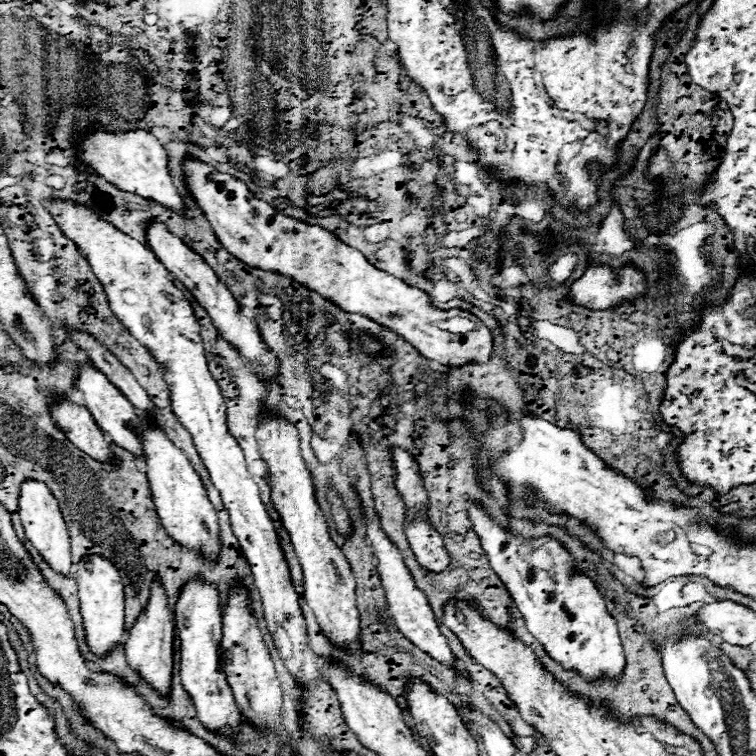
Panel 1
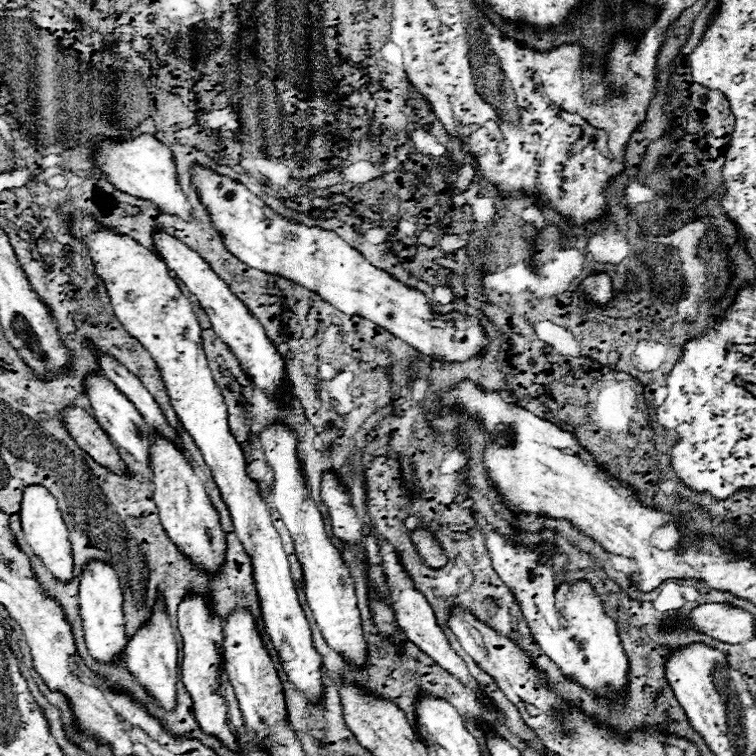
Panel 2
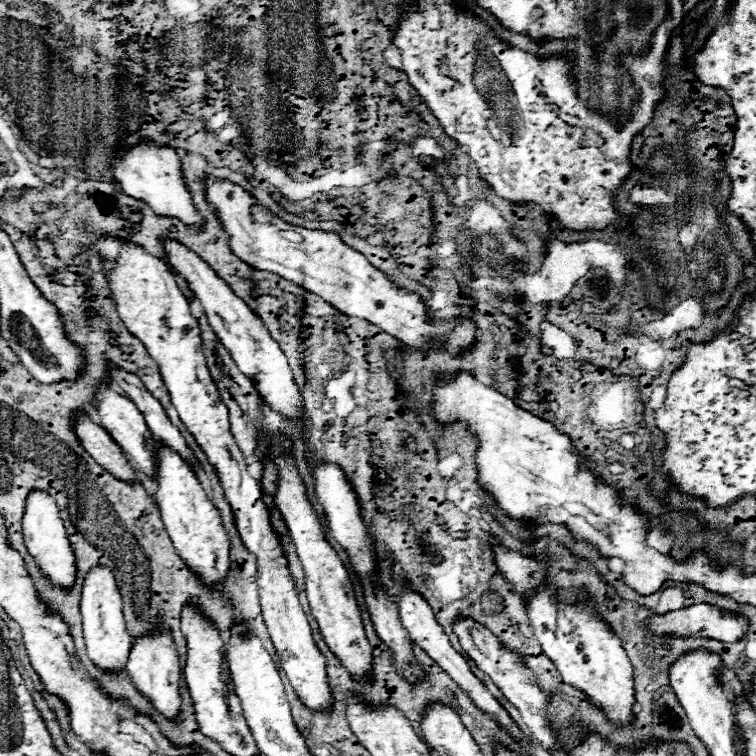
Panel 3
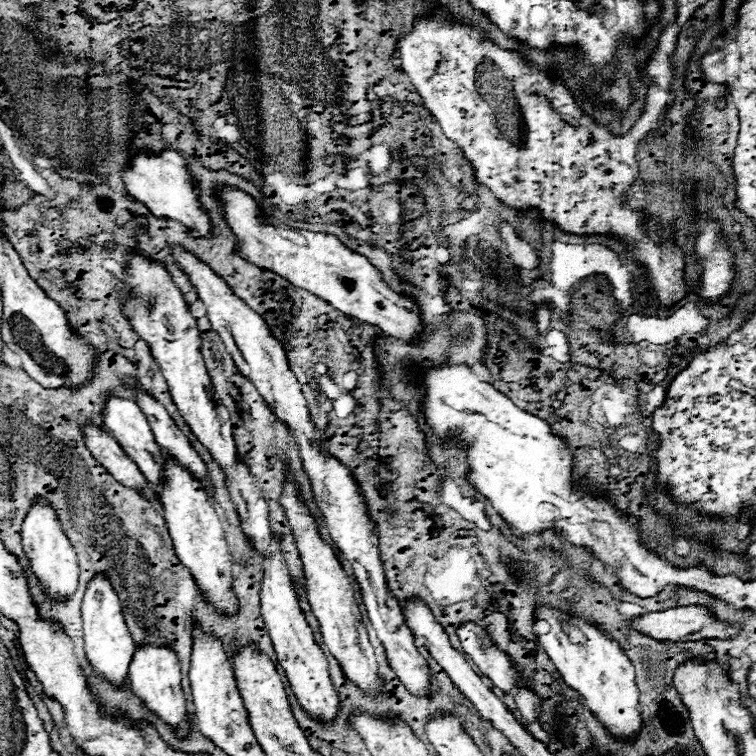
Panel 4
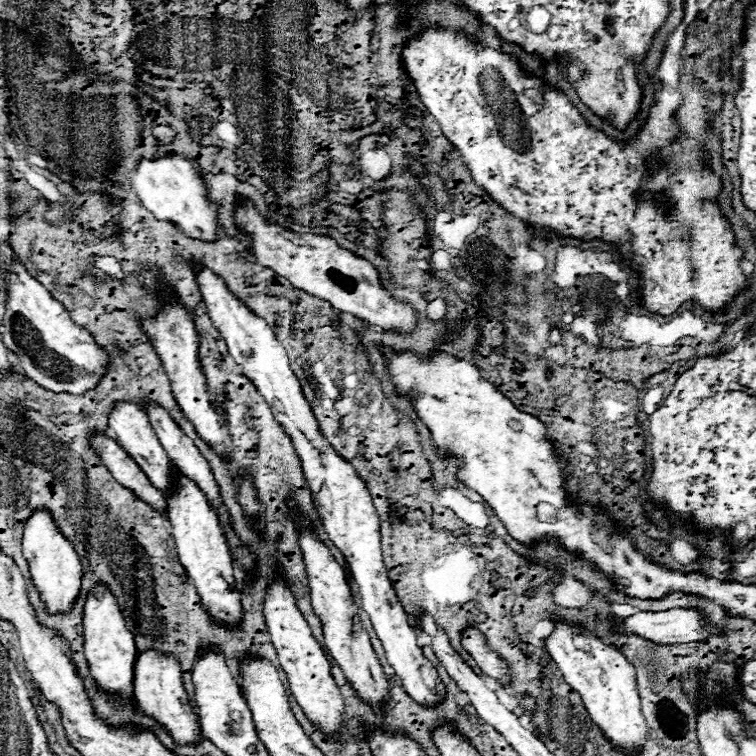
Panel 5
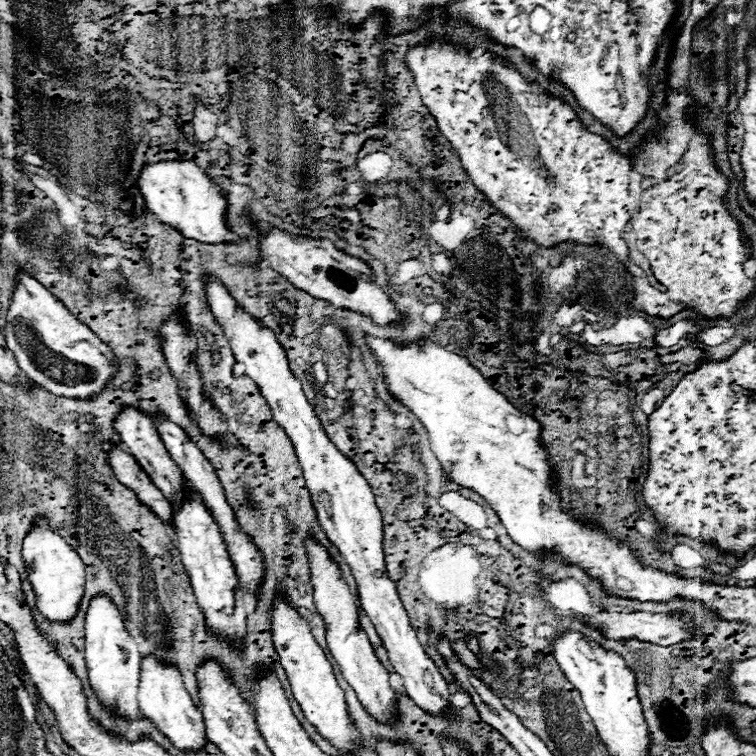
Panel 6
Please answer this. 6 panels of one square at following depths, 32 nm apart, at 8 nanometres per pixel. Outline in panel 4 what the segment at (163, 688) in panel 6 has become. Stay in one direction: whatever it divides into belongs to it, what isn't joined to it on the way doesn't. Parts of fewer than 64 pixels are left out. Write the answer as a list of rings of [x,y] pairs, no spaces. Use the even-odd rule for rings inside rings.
[[[142,644],[134,650],[130,666],[128,666],[128,678],[134,688],[134,692],[146,702],[146,706],[156,712],[164,722],[172,724],[180,734],[184,734],[186,728],[186,710],[184,710],[184,694],[180,688],[180,662],[172,648],[156,646],[156,644]]]

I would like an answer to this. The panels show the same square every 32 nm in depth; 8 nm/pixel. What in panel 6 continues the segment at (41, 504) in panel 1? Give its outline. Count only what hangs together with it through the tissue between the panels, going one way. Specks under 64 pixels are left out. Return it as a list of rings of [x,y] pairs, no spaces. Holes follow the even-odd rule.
[[[46,518],[34,520],[30,526],[24,542],[22,542],[22,556],[30,570],[30,584],[38,598],[38,610],[50,620],[68,620],[76,614],[78,602],[84,596],[84,564],[80,556],[72,550],[70,544],[64,542],[60,534],[52,530]]]

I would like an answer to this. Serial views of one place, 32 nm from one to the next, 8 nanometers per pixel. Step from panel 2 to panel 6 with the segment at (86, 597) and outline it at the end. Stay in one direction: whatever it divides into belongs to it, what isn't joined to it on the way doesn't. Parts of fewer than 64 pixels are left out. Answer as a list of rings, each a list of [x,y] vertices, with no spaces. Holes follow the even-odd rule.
[[[98,596],[92,598],[86,610],[86,666],[88,666],[88,678],[98,694],[98,698],[112,706],[118,714],[124,714],[128,718],[140,718],[136,690],[138,690],[138,668],[140,668],[140,654],[136,650],[136,644],[130,636],[130,632],[124,626],[122,614],[118,612],[116,604],[110,600],[110,596]]]

